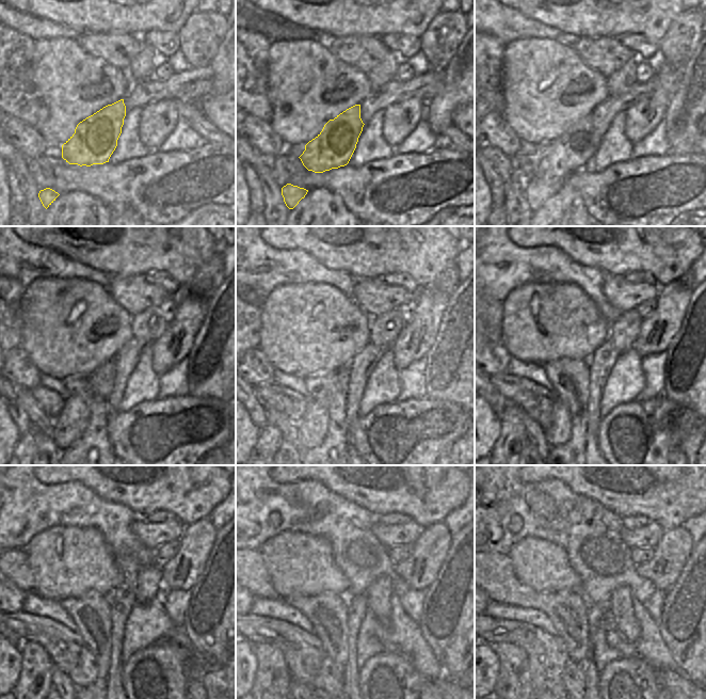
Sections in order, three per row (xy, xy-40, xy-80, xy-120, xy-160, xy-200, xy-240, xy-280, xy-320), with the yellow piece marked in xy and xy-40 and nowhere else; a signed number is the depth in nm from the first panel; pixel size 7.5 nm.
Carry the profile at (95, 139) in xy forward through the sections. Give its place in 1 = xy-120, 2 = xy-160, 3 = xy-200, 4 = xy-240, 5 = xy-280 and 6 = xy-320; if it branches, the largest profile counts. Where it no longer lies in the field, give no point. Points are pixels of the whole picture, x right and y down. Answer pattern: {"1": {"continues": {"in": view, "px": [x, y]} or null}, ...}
{"1": {"continues": {"in": "xy-120", "px": [68, 426]}}, "2": {"continues": {"in": "xy-160", "px": [313, 427]}}, "3": {"continues": {"in": "xy-200", "px": [559, 433]}}, "4": {"continues": {"in": "xy-240", "px": [84, 673]}}, "5": {"continues": {"in": "xy-280", "px": [330, 678]}}, "6": {"continues": {"in": "xy-320", "px": [573, 676]}}}

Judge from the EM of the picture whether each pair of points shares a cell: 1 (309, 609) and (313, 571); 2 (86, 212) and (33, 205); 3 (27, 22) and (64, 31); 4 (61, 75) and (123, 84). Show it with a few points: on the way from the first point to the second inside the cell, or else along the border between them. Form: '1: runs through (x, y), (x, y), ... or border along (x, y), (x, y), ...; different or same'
1: border along (335, 591), (289, 594), (286, 598); different
2: border along (46, 209), (44, 215); different
3: runs through (36, 28), (54, 30); same
4: runs through (76, 84), (108, 84); same

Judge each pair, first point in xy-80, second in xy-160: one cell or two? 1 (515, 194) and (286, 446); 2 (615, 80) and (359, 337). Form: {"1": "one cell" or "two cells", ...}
{"1": "one cell", "2": "two cells"}

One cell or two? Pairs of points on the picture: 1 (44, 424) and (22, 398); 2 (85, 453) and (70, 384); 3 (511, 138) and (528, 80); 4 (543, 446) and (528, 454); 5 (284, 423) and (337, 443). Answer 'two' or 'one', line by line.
1: one
2: one
3: two
4: two
5: two

